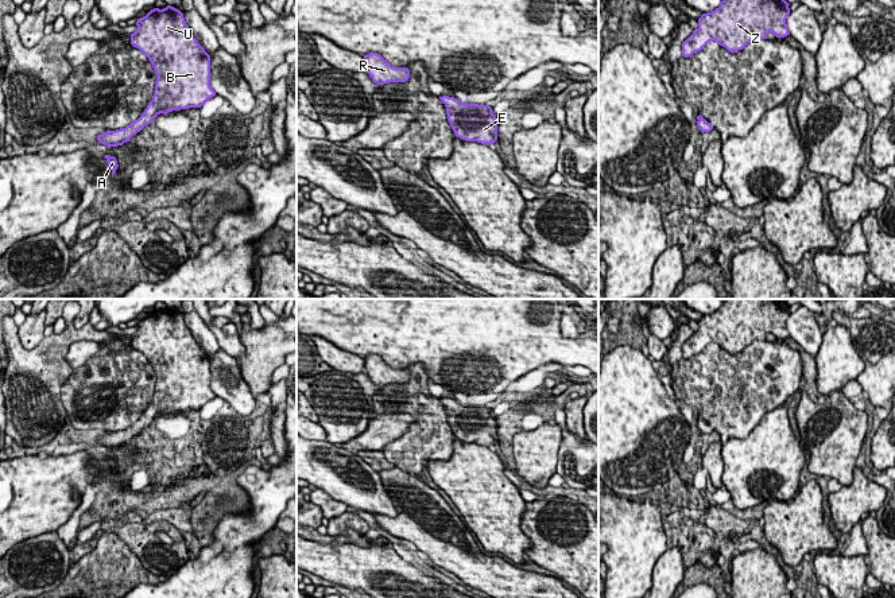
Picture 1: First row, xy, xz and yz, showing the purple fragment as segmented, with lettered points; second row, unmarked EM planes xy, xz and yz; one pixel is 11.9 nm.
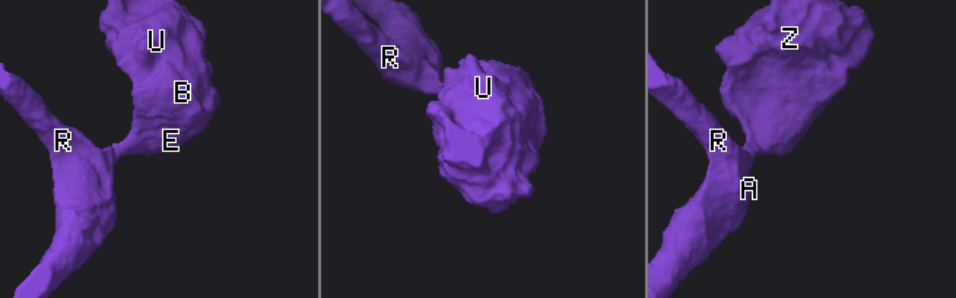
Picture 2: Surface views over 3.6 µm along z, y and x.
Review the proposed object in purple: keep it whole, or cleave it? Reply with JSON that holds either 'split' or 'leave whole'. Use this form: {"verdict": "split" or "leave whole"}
{"verdict": "leave whole"}

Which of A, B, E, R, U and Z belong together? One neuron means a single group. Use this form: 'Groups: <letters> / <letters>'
Groups: A B E R U Z

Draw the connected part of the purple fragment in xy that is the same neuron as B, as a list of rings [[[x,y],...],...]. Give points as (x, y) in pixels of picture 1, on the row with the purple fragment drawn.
[[[171,5],[154,8],[137,19],[136,26],[131,44],[151,62],[156,74],[155,90],[137,120],[97,136],[108,148],[129,141],[160,113],[201,108],[216,96],[210,86],[210,55],[194,38],[179,9]]]

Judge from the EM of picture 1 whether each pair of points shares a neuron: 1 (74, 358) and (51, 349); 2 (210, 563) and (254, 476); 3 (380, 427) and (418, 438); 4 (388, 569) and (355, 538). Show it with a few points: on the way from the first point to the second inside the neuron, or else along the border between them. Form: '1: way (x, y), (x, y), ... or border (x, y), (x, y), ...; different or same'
1: border (95, 342), (74, 341), (66, 354), (69, 367); different
2: way (233, 544), (258, 519), (258, 499); same
3: border (411, 414), (414, 420), (410, 427), (382, 450); different
4: border (348, 542), (363, 547), (374, 544); different

